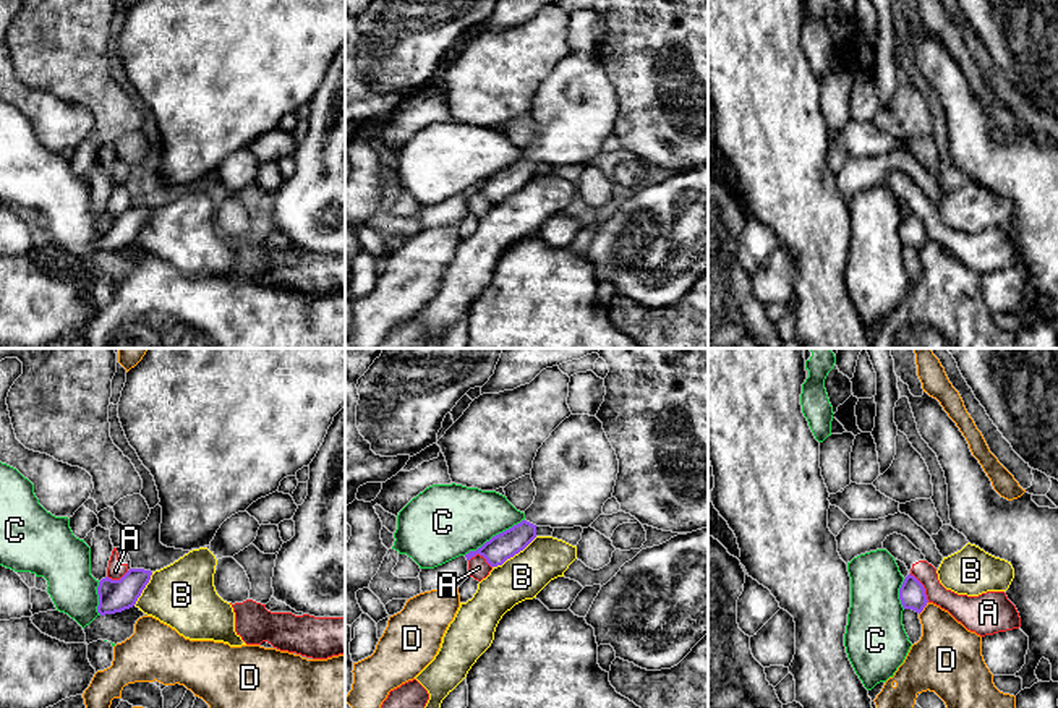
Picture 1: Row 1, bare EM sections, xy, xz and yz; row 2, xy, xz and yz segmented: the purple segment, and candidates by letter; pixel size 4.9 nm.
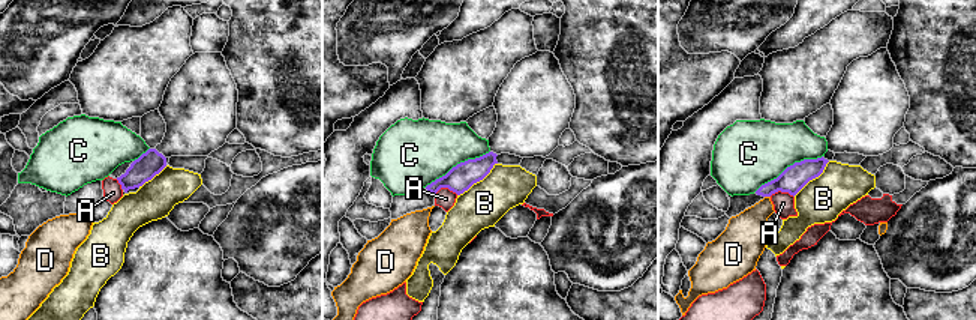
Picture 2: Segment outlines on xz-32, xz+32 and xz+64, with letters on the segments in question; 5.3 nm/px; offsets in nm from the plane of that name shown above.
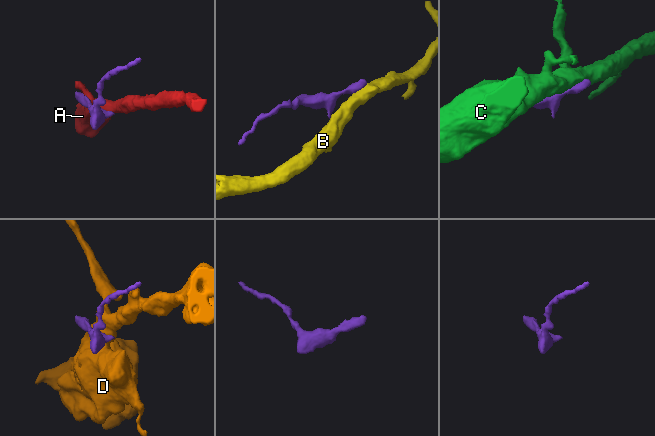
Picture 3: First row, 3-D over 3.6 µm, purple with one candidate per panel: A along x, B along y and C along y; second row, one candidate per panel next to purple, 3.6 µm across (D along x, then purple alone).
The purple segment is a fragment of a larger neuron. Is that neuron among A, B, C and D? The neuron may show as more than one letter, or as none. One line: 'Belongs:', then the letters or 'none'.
Belongs: none

